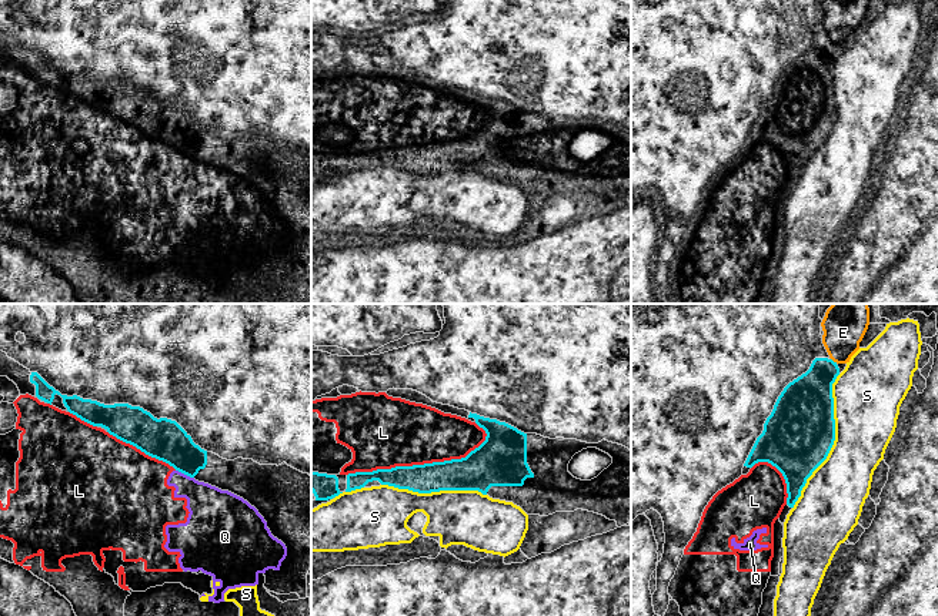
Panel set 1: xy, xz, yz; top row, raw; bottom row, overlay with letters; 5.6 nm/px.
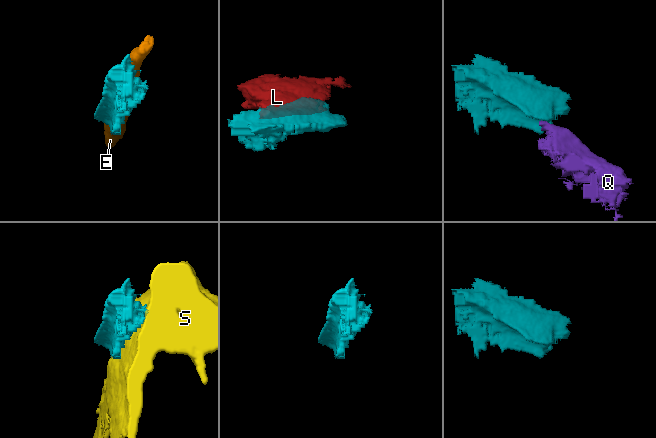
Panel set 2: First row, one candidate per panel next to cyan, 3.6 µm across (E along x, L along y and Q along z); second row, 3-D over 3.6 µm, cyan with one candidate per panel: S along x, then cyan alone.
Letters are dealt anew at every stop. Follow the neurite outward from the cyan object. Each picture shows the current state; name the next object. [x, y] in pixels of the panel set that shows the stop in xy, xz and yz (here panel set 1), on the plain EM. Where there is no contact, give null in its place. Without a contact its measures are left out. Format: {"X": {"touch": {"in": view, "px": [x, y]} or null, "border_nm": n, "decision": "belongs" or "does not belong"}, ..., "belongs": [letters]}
{"E": {"touch": {"in": "yz", "px": [833, 42]}, "border_nm": 50, "decision": "does not belong"}, "L": {"touch": {"in": "xz", "px": [419, 146]}, "border_nm": 850, "decision": "does not belong"}, "Q": {"touch": {"in": "xy", "px": [184, 154]}, "border_nm": 120, "decision": "does not belong"}, "S": {"touch": {"in": "yz", "px": [834, 120]}, "border_nm": 800, "decision": "does not belong"}, "belongs": []}

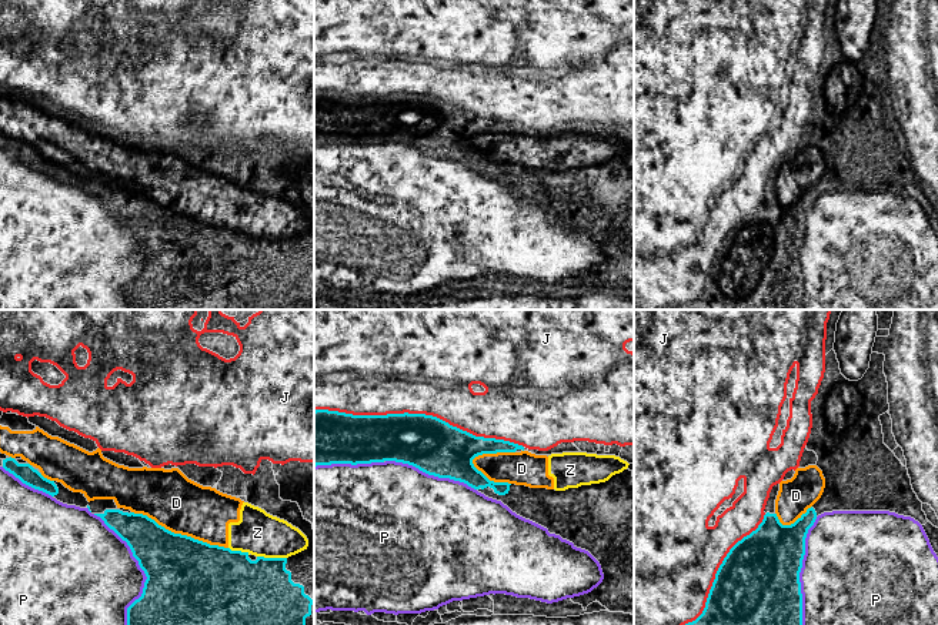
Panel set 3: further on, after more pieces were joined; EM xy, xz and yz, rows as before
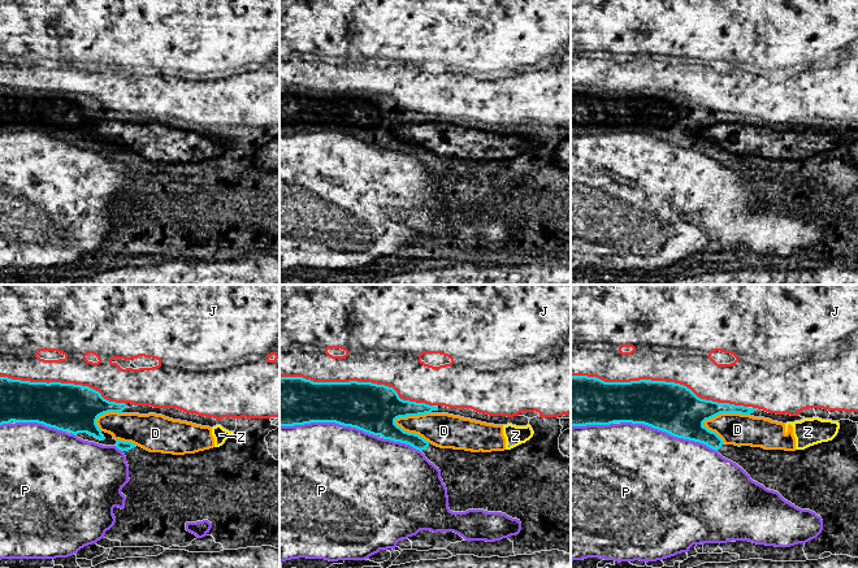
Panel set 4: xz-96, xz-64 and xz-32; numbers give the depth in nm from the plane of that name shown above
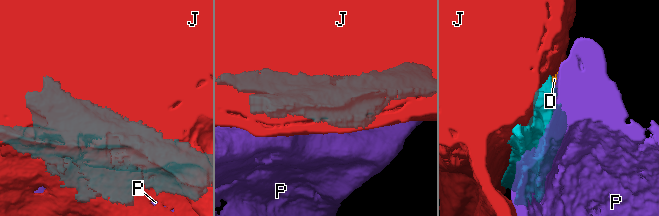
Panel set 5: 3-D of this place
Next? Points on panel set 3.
{"D": {"touch": {"in": "xy", "px": [180, 214]}, "border_nm": 600, "decision": "does not belong"}, "J": {"touch": {"in": "xz", "px": [420, 94]}, "border_nm": 1200, "decision": "does not belong"}, "P": {"touch": {"in": "xy", "px": [142, 249]}, "border_nm": 700, "decision": "does not belong"}, "Z": {"touch": {"in": "xy", "px": [271, 239]}, "border_nm": 170, "decision": "does not belong"}, "belongs": []}

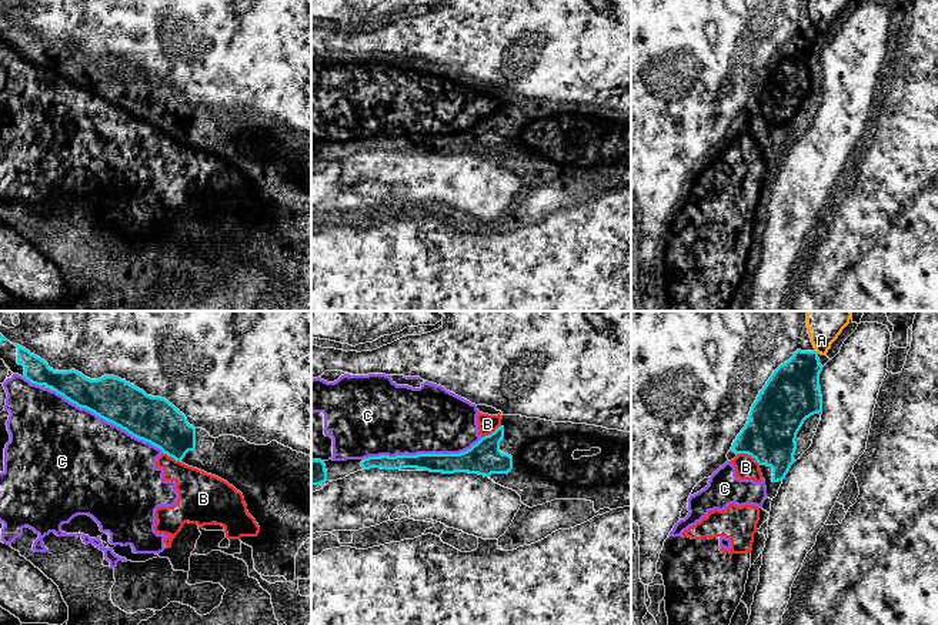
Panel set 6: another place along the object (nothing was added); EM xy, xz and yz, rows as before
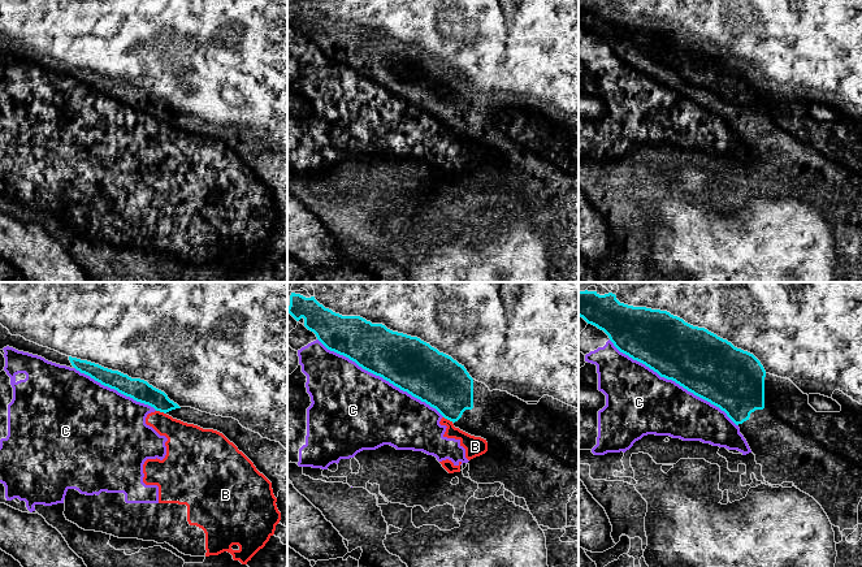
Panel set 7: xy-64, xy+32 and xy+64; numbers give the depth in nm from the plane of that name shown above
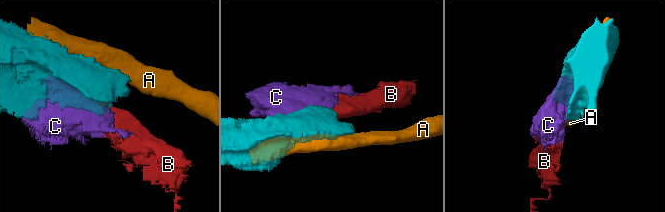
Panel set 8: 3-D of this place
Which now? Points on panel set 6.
{"A": {"touch": null, "decision": "does not belong"}, "B": {"touch": {"in": "yz", "px": [748, 134]}, "border_nm": 150, "decision": "does not belong"}, "C": {"touch": {"in": "xy", "px": [109, 102]}, "border_nm": 700, "decision": "does not belong"}, "belongs": []}

